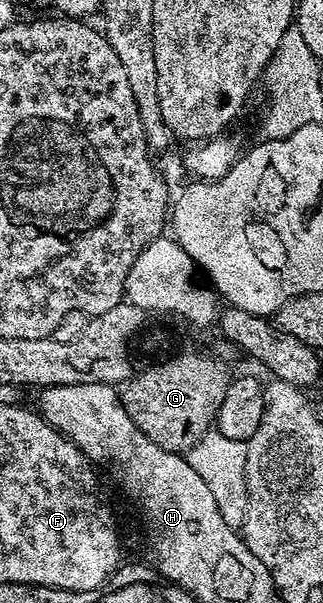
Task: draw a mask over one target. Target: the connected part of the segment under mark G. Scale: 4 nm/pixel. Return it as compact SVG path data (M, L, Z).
M181 352L174 358L166 357L166 362L158 366L149 366L146 370L139 369L120 387L121 402L127 408L127 416L139 427L145 435L159 448L172 454L184 455L200 440L203 435L214 429L217 413L223 404L223 396L227 396L227 388L231 381L230 367L220 358L213 357L212 353Z

